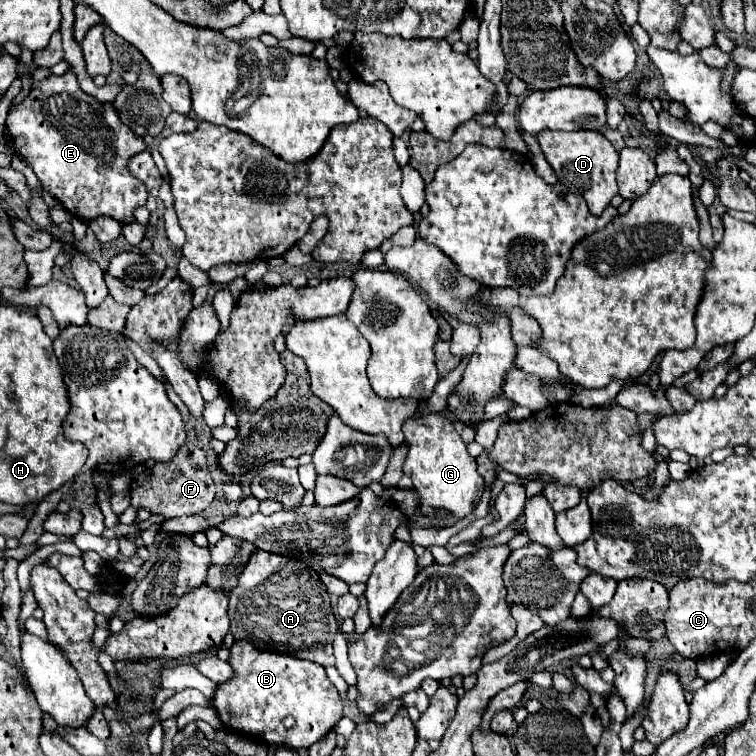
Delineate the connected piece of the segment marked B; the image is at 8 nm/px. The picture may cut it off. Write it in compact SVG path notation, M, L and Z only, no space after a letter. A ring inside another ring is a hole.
M241 640L231 646L227 662L233 666L233 678L217 686L213 706L219 710L223 728L229 732L251 740L259 738L269 746L299 750L325 738L343 718L343 704L323 666L287 654L263 652ZM287 716L295 718L293 728L283 726Z

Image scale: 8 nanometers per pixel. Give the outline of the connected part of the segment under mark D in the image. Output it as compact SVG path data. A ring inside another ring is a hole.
M541 130L537 134L537 140L541 144L541 150L555 170L559 182L569 190L585 198L589 210L593 214L601 214L605 206L611 202L611 198L617 194L617 164L619 154L611 146L611 142L595 130L577 130L577 132L553 132L553 130Z

